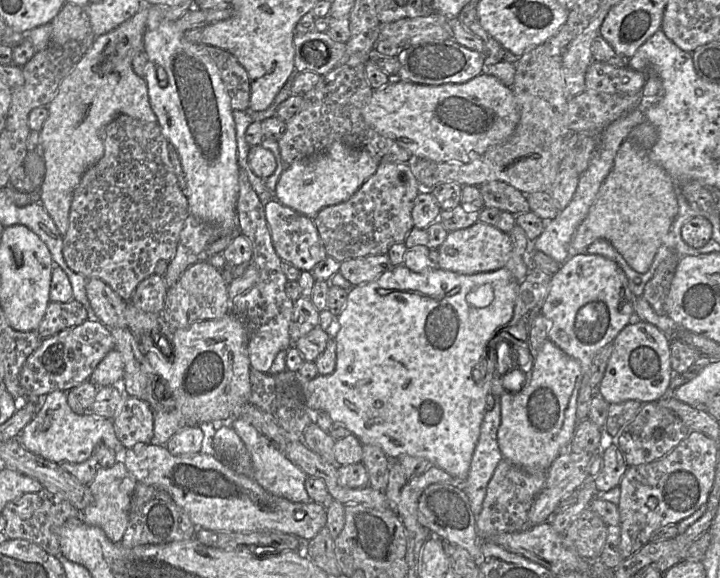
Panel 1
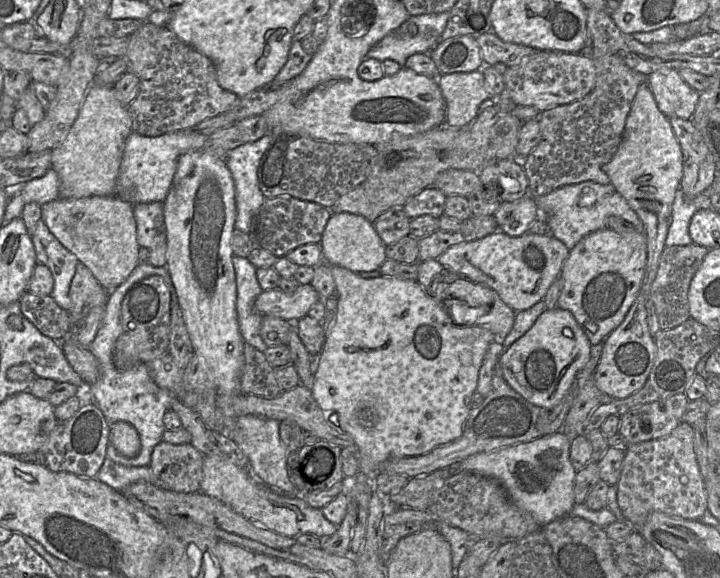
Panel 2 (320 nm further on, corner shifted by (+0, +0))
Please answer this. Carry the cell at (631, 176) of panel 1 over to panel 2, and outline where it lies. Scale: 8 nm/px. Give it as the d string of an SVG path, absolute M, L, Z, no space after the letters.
M501 230L481 239L449 247L437 260L445 269L475 282L484 283L515 312L526 310L544 299L551 284L560 276L570 250L554 236L526 233L512 237Z

